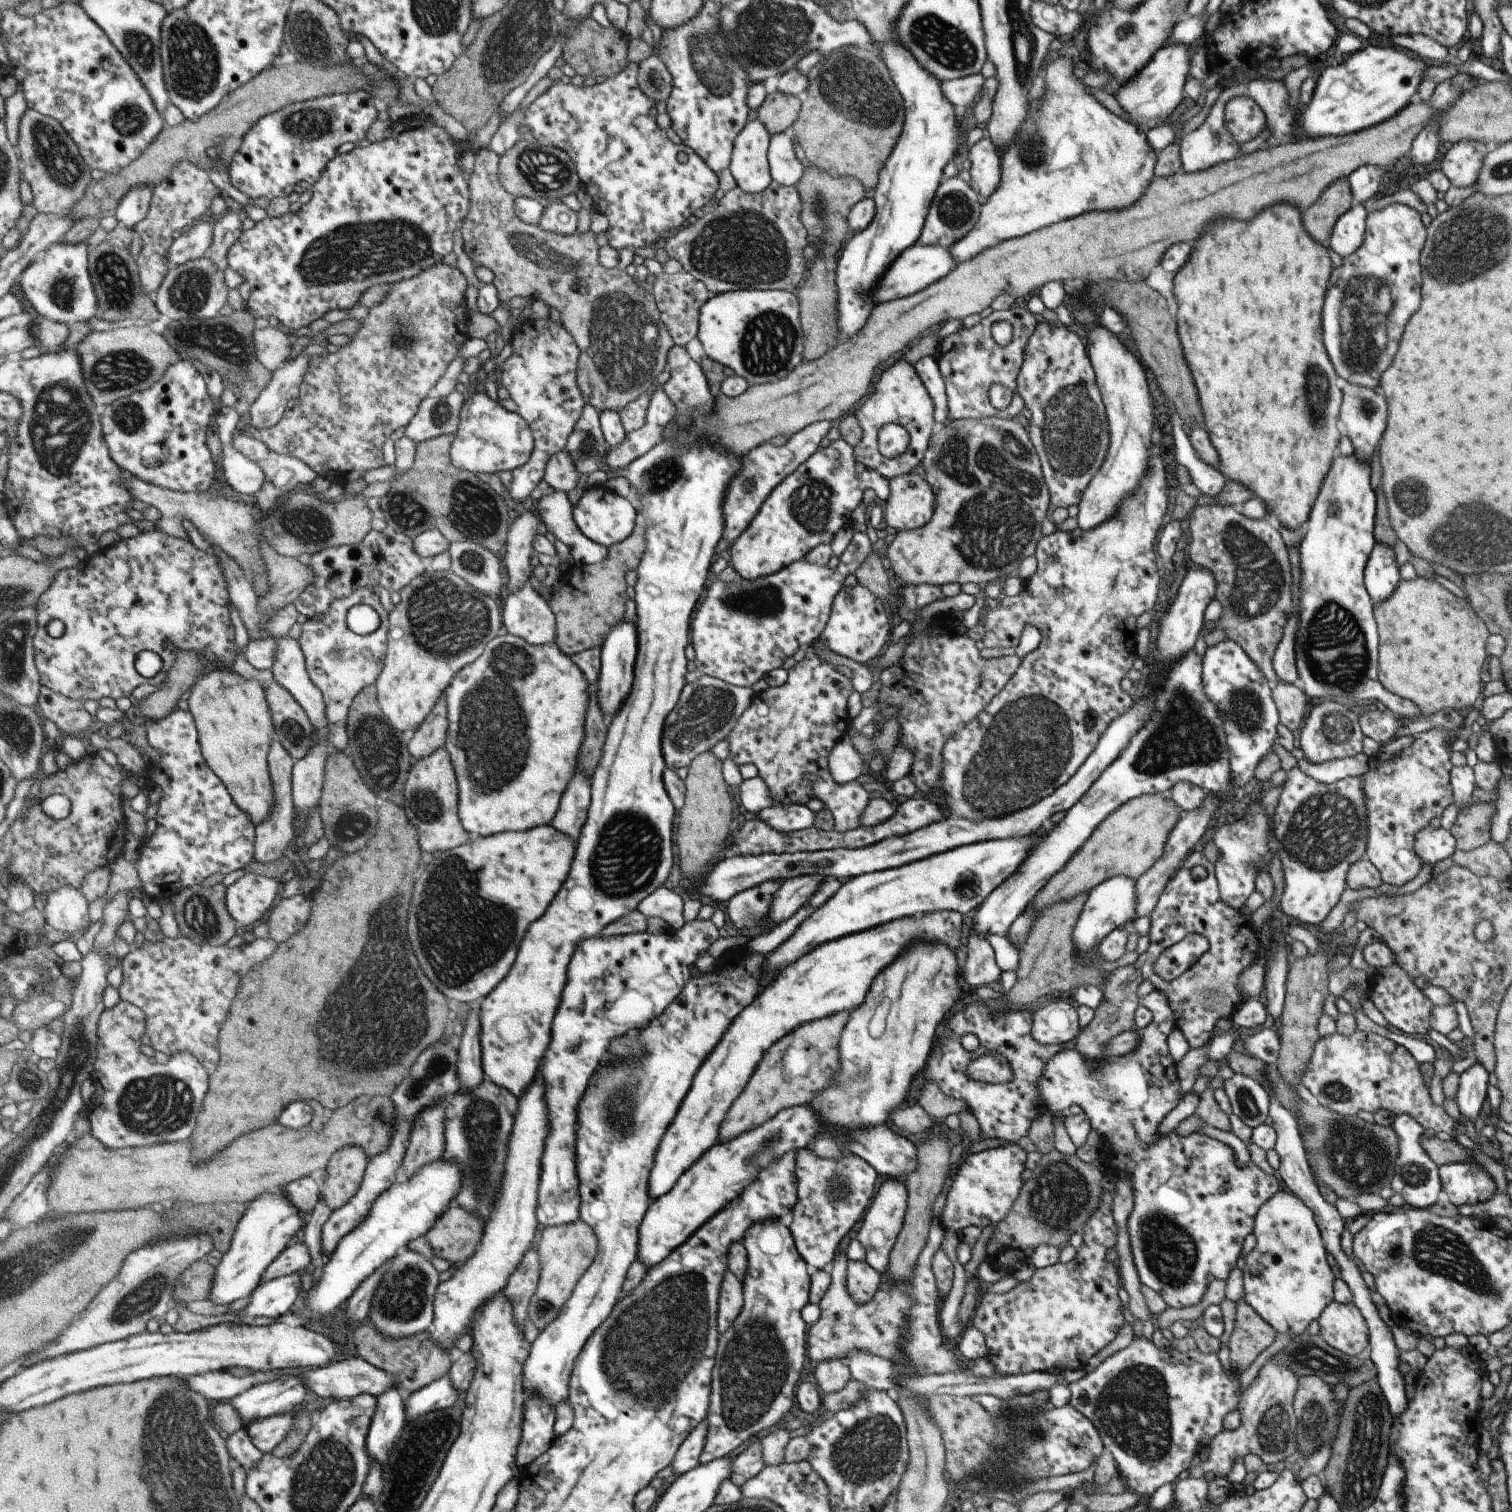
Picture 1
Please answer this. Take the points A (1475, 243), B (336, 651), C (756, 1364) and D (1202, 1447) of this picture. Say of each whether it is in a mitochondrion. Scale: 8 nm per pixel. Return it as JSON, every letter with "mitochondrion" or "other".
{"A":"mitochondrion","B":"mitochondrion","C":"mitochondrion","D":"other"}

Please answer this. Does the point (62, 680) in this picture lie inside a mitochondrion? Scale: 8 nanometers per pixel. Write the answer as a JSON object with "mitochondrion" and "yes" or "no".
{"mitochondrion":"no"}

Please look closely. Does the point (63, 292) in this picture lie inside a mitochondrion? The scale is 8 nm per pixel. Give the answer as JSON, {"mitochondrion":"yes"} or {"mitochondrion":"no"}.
{"mitochondrion":"yes"}

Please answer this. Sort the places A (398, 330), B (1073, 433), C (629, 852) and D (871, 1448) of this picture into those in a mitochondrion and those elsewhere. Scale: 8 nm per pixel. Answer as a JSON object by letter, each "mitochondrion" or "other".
{"A":"mitochondrion","B":"mitochondrion","C":"mitochondrion","D":"mitochondrion"}

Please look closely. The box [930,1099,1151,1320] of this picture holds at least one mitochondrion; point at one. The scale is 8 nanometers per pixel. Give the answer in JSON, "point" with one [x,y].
{"point":[1060,1194]}

